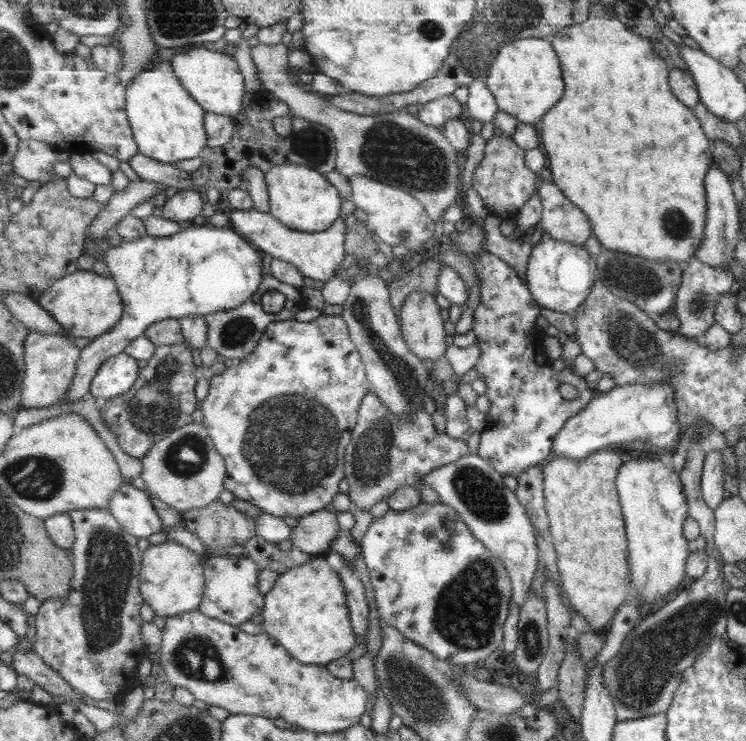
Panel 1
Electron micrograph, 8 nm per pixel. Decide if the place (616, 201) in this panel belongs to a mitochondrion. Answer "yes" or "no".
no

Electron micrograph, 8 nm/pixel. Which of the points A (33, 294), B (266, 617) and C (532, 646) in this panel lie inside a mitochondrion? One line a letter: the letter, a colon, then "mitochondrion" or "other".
A: other
B: other
C: mitochondrion

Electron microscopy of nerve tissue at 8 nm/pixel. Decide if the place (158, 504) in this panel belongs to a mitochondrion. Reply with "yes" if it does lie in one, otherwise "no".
no

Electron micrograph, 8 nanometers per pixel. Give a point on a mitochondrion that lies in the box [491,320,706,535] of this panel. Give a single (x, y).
(644, 348)

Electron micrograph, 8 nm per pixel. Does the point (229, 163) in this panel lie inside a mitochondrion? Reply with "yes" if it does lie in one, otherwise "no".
no

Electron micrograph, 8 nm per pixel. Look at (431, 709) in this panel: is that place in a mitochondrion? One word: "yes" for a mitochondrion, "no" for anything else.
yes

